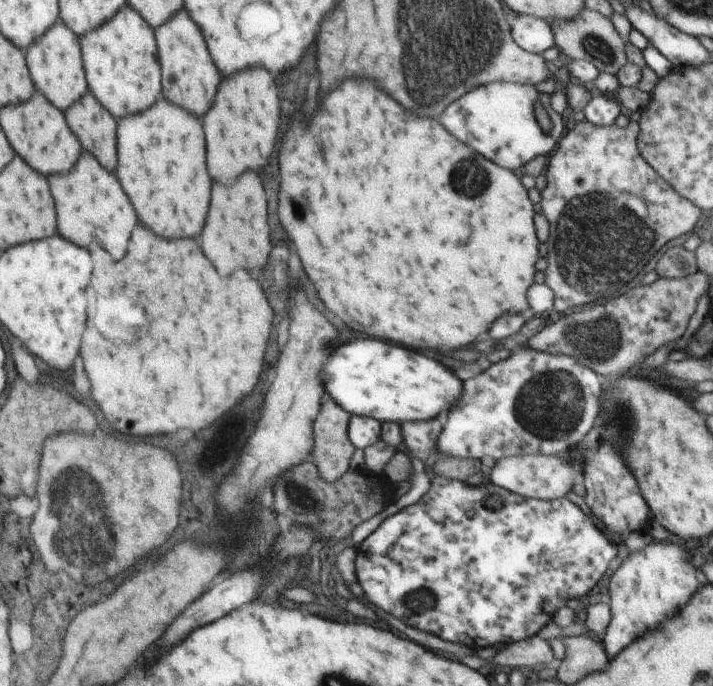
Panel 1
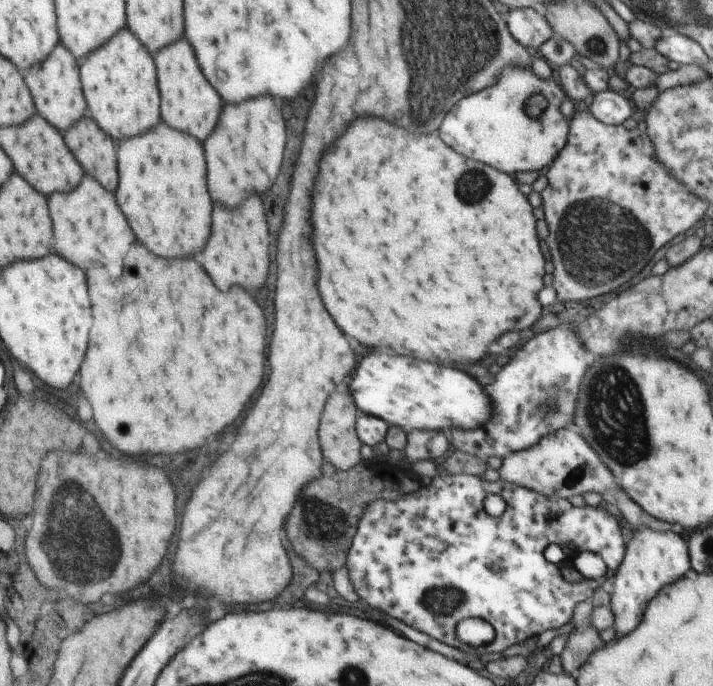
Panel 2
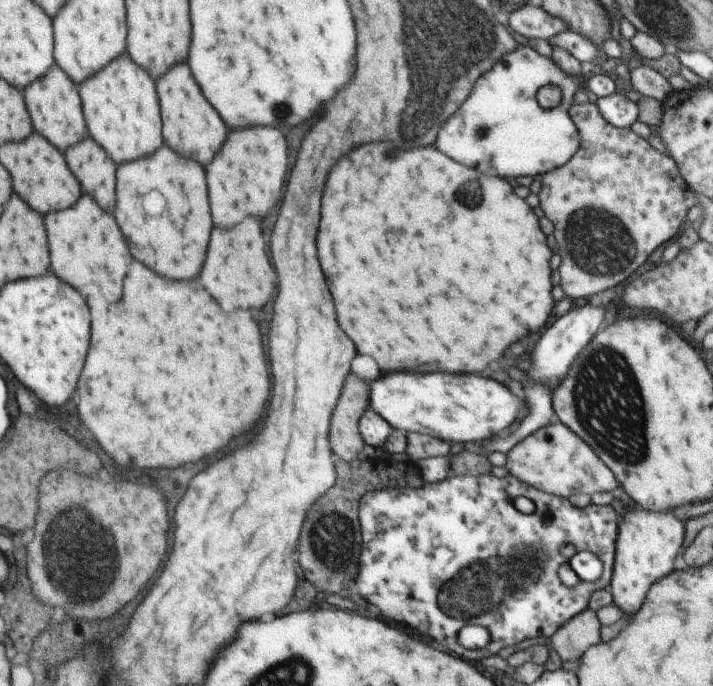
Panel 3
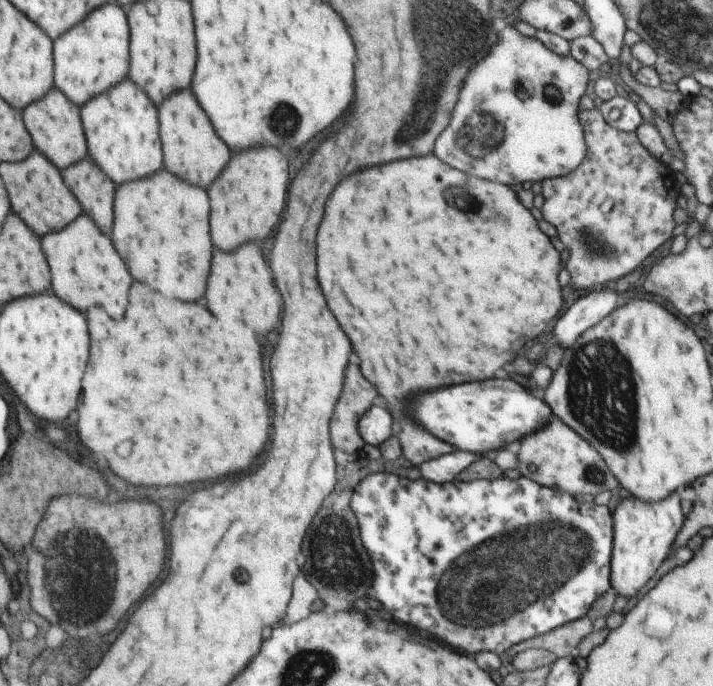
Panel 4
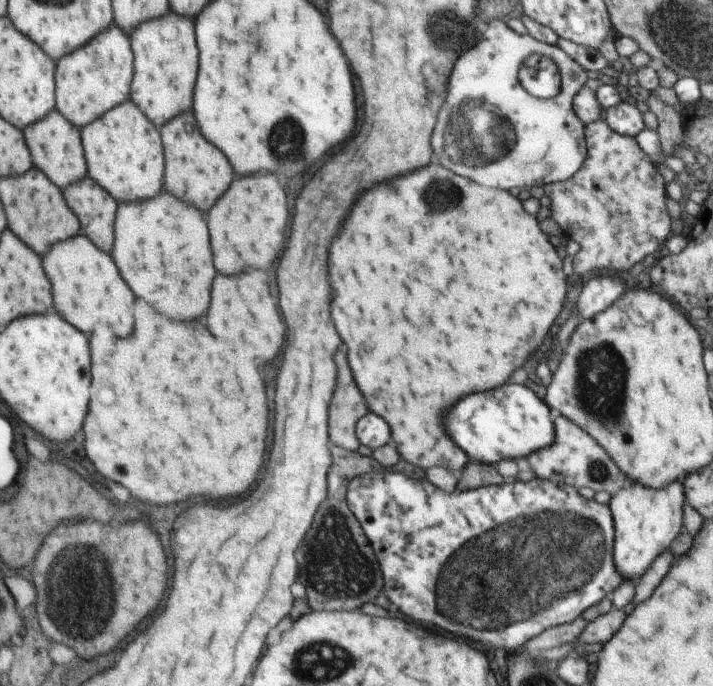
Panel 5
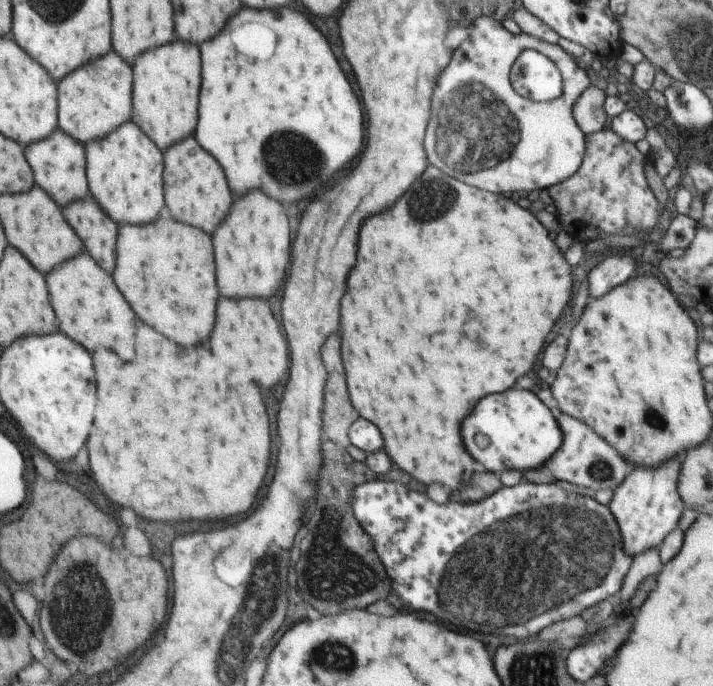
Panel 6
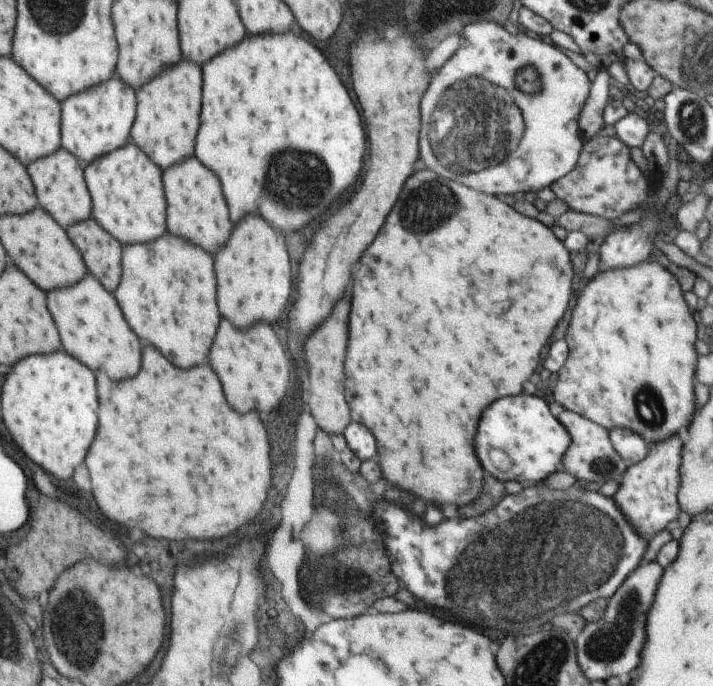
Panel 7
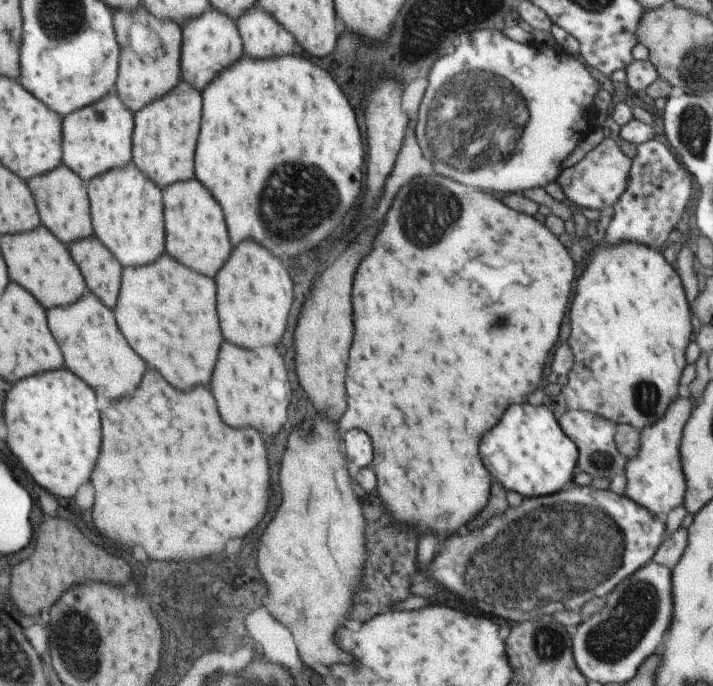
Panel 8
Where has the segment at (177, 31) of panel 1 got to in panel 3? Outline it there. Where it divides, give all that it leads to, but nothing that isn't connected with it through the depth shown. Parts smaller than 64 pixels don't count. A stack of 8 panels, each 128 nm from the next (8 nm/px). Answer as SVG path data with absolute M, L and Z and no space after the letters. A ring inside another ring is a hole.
M187 62L174 66L164 78L156 80L158 81L157 93L162 94L161 118L164 121L164 128L161 129L161 133L166 134L165 145L172 146L174 150L178 150L178 154L186 158L192 158L196 162L200 160L202 166L206 166L226 138L228 130L224 120L214 110L214 106L204 98Z

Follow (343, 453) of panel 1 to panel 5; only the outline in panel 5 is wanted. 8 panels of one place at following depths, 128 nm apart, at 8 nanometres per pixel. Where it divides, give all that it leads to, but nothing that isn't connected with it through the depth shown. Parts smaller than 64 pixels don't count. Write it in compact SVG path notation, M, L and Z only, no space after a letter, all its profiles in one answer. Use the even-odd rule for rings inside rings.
M346 348L336 352L338 366L338 382L334 390L334 398L330 404L330 442L344 450L358 450L360 441L356 436L356 422L362 414L368 414L366 400L358 390L354 376L350 374L350 366L346 360Z

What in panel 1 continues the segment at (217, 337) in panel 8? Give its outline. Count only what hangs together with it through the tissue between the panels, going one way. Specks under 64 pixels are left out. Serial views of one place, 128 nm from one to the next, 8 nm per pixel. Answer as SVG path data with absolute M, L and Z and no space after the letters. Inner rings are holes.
M158 97L158 106L118 123L118 178L130 190L140 220L164 238L194 236L202 230L210 206L212 180L206 166L202 122L188 110Z

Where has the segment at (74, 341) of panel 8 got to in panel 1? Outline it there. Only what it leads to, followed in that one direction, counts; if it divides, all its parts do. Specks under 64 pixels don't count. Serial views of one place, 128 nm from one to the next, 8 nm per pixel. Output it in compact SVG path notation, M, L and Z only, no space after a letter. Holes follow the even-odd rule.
M86 152L82 156L82 162L78 162L74 170L76 172L72 176L48 176L58 212L58 232L84 248L92 244L102 244L104 250L108 250L110 256L114 256L114 260L122 260L126 256L132 230L138 222L134 206L130 204L118 178L112 172L108 172L92 154Z

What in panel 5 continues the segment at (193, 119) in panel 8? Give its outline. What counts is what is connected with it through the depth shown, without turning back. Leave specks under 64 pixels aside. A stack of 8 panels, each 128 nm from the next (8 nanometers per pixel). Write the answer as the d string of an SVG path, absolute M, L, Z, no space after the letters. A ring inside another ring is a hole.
M169 12L164 18L154 18L138 26L130 42L136 55L136 68L129 98L133 99L159 128L182 114L193 112L192 94L198 72L198 46L194 36L194 24L188 18Z

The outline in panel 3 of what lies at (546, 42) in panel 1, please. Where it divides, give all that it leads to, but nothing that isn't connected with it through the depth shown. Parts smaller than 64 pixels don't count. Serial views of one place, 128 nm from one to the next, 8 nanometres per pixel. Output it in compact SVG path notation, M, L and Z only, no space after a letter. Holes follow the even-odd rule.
M526 3L510 13L508 28L524 38L550 40L562 32L570 31L564 20L548 14L542 7Z

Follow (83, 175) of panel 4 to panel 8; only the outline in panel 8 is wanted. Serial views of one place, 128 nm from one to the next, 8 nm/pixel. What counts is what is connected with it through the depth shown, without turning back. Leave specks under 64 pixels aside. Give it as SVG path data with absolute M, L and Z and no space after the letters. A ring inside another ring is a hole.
M93 236L74 242L70 250L74 250L78 266L86 270L86 282L90 282L89 291L102 298L106 306L114 308L124 275L124 267L118 259L102 246L101 239Z

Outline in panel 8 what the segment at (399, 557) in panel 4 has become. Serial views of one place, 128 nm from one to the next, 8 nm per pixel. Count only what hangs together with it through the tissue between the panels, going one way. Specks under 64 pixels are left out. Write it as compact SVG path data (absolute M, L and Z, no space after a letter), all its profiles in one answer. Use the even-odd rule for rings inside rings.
M573 485L550 496L524 498L518 508L496 514L478 534L452 534L444 542L444 552L440 552L422 574L440 582L448 592L468 604L474 604L476 598L474 608L480 614L516 622L535 621L544 614L579 610L595 596L605 598L620 581L653 560L666 534L664 519L624 494L591 485Z

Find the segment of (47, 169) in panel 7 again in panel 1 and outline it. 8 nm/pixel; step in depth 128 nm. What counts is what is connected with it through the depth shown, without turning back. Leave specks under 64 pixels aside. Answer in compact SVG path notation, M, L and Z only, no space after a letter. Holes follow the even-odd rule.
M58 20L36 45L25 51L25 54L30 54L30 74L34 74L33 83L37 92L47 95L49 101L62 112L72 109L88 93L80 39L66 23Z

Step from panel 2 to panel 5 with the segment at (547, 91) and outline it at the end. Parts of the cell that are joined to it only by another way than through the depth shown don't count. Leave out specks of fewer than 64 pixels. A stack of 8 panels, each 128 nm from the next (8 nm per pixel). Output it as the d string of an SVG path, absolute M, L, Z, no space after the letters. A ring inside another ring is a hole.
M490 20L486 26L478 34L478 38L475 36L476 46L472 46L468 52L464 52L458 58L454 72L450 74L450 98L446 100L446 106L440 112L438 126L432 138L434 162L440 162L448 170L464 178L470 178L478 184L486 184L492 188L504 188L504 190L543 187L572 178L582 168L587 157L585 124L574 112L573 105L574 96L587 83L587 71L572 60L558 45L550 46L550 44L532 38L528 33L520 35L510 29L502 20ZM532 54L542 54L558 66L561 89L554 98L536 98L520 86L518 82L520 64Z

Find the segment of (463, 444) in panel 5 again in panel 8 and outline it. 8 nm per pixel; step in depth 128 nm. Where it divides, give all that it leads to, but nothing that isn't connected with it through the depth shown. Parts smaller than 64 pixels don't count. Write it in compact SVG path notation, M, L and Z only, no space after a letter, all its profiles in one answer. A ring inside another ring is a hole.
M520 404L508 406L502 420L492 430L486 432L486 438L482 438L480 454L482 454L484 466L498 482L502 482L502 486L508 488L508 491L514 490L522 496L542 498L542 496L556 494L560 490L573 486L572 480L579 472L577 469L579 452L576 444L568 438L567 434L564 434L559 420L554 417L552 411L541 404L538 406L524 404L524 410Z

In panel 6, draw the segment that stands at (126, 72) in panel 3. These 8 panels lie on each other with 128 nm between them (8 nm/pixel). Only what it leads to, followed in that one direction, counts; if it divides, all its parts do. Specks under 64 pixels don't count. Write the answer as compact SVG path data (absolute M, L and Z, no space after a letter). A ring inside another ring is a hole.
M126 122L106 138L98 138L86 146L90 194L100 203L102 210L117 222L118 228L124 225L144 224L158 218L160 210L167 206L164 196L164 151L142 132L135 122Z

